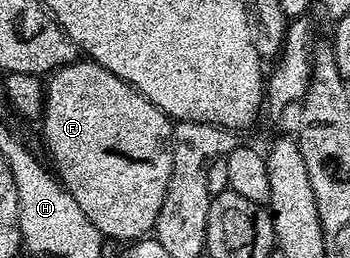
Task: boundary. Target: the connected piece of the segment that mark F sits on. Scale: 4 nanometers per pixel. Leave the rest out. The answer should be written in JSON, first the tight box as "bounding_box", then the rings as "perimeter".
{"bounding_box":[42,61,175,241],"perimeter":[[[76,61],[50,72],[45,83],[42,119],[43,139],[55,162],[54,170],[72,200],[81,205],[85,217],[93,221],[97,230],[111,241],[138,241],[150,236],[155,229],[157,213],[161,213],[161,205],[169,189],[169,177],[173,173],[175,128],[167,114],[137,88],[109,73],[109,69],[99,63]]]}

